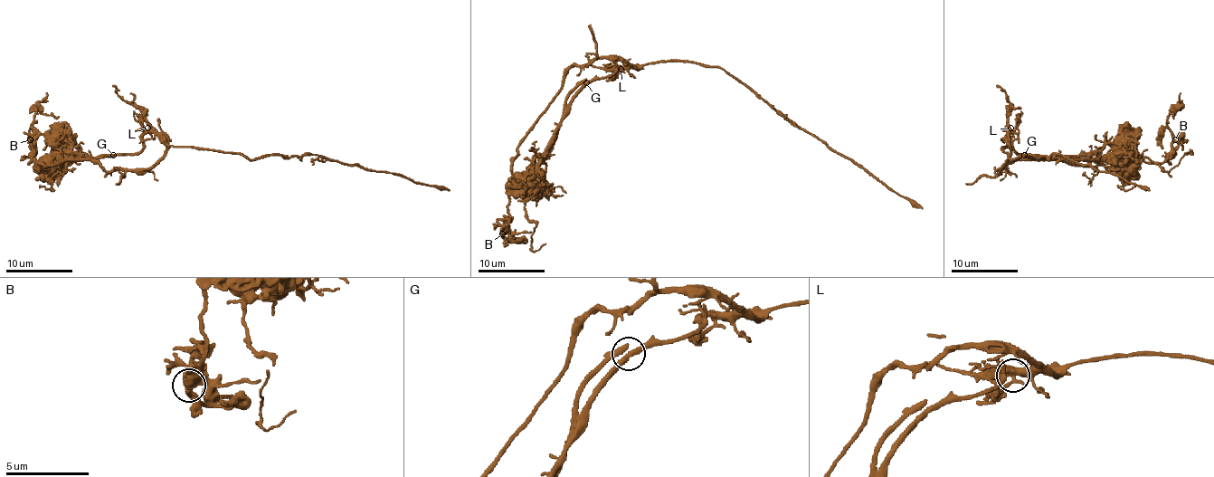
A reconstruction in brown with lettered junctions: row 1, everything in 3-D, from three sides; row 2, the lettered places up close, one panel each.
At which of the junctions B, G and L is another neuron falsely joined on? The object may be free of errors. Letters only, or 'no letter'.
G

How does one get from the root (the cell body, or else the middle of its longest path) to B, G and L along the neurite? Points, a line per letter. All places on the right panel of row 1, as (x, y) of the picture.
B: (1003, 147), (1007, 143), (1007, 131), (1010, 147), (1017, 153), (1130, 158), (1133, 161), (1161, 163), (1175, 139)
G: (1003, 147), (1007, 143), (1007, 131), (1010, 147), (1023, 155)
L: (1003, 147), (1010, 128)

